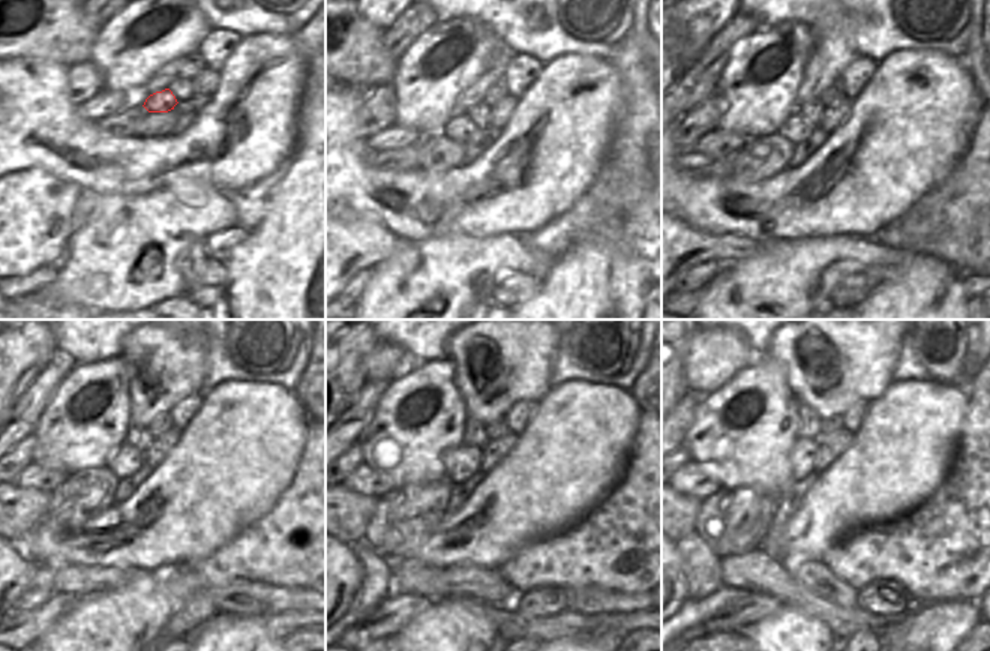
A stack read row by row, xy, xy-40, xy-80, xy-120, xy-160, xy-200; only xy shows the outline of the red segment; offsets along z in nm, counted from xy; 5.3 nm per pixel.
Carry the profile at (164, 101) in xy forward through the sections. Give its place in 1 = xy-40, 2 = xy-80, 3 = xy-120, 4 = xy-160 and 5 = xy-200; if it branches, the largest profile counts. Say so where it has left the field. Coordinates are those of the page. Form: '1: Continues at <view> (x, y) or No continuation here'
1: Continues at xy-40 (498, 90)
2: Continues at xy-80 (836, 89)
3: Continues at xy-120 (164, 423)
4: Continues at xy-160 (498, 426)
5: Continues at xy-200 (834, 423).

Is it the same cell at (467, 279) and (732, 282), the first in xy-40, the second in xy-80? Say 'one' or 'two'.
one

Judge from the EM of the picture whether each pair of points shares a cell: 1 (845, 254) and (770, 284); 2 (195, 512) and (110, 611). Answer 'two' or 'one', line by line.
1: one
2: two

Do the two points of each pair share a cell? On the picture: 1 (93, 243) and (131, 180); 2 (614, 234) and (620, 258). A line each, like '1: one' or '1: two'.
1: two
2: two

